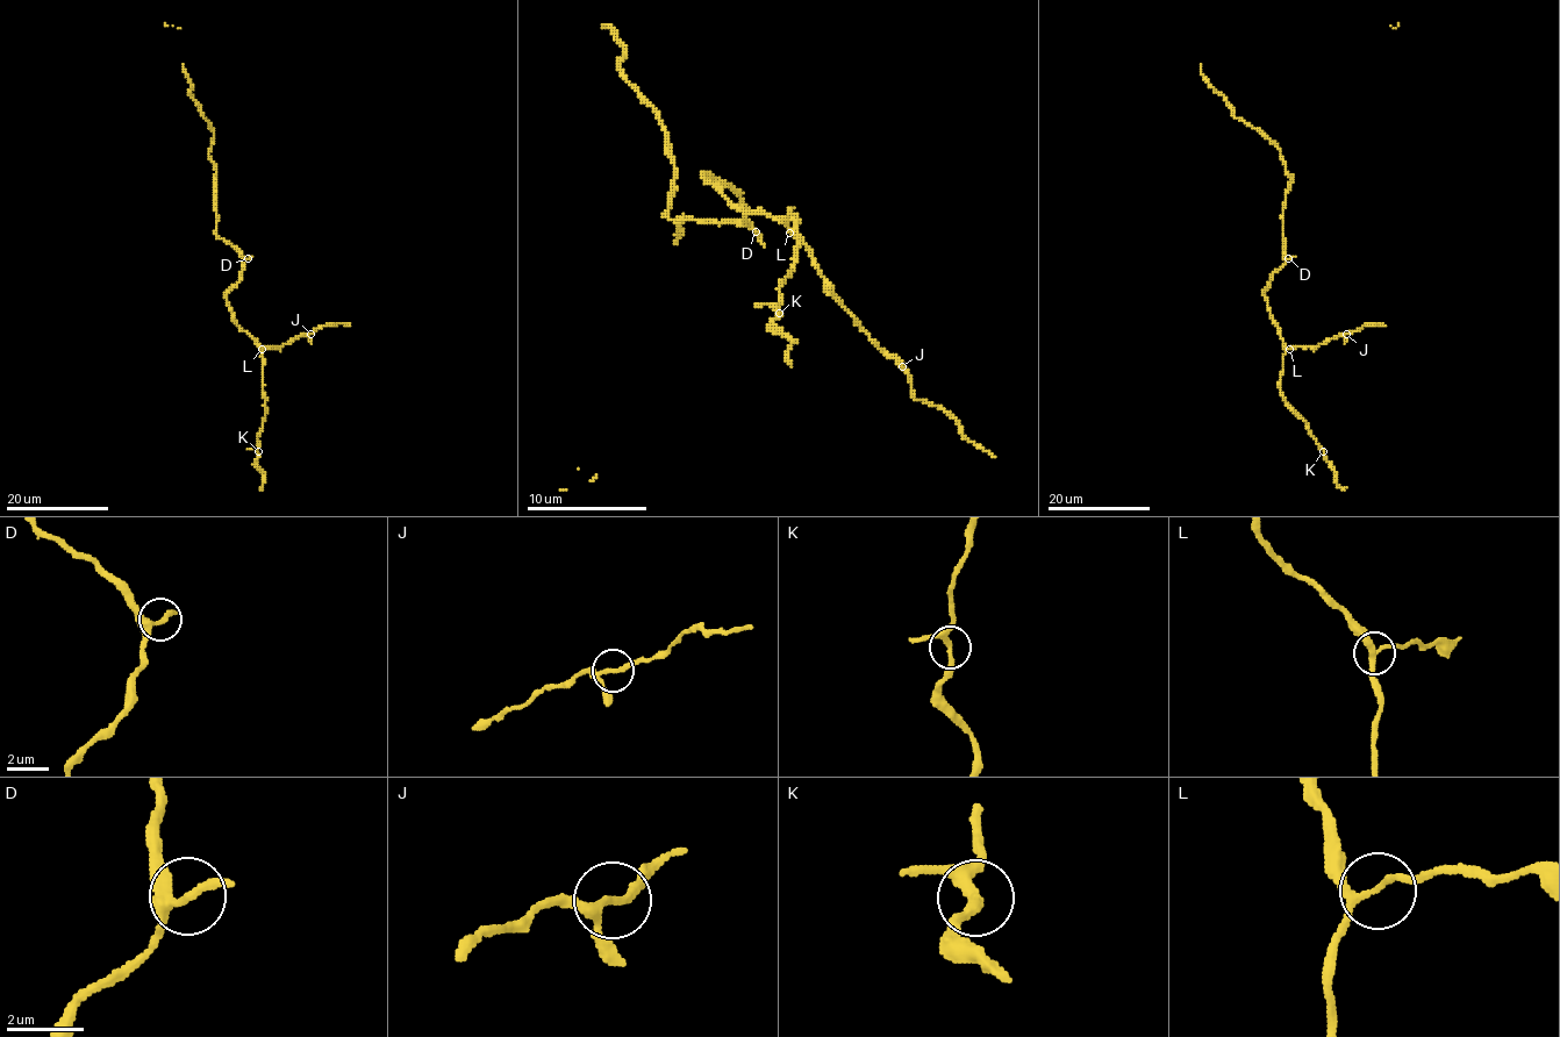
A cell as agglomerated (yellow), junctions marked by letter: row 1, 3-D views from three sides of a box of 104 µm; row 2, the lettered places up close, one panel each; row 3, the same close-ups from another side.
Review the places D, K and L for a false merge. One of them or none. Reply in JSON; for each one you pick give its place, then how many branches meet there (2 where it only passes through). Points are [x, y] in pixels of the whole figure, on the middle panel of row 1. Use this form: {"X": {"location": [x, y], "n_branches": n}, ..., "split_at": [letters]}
{"split_at": []}

